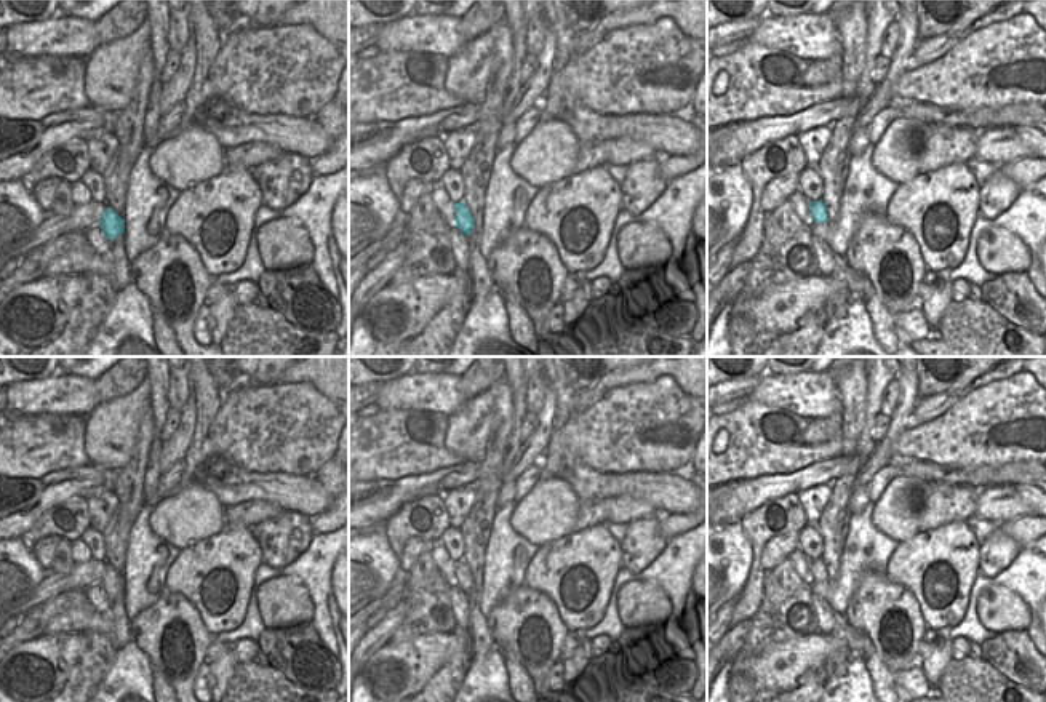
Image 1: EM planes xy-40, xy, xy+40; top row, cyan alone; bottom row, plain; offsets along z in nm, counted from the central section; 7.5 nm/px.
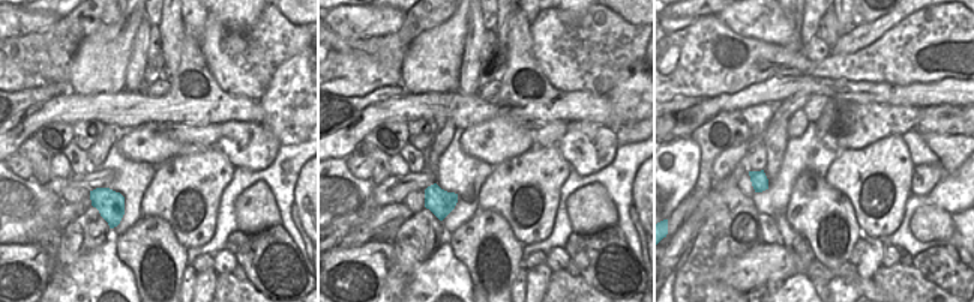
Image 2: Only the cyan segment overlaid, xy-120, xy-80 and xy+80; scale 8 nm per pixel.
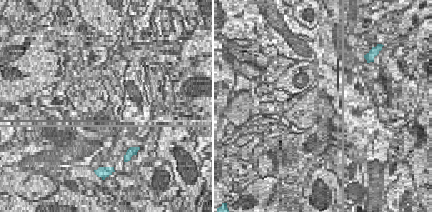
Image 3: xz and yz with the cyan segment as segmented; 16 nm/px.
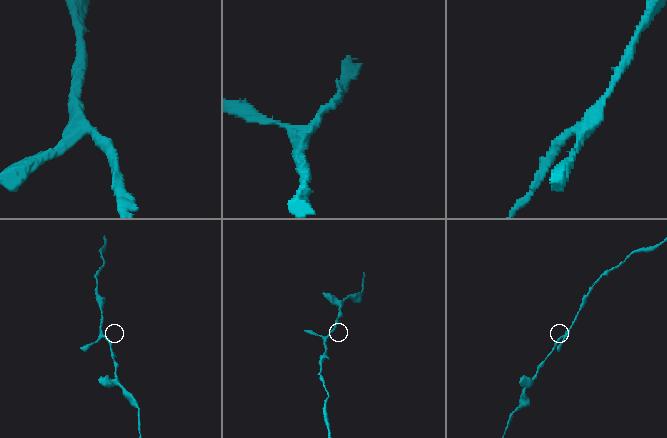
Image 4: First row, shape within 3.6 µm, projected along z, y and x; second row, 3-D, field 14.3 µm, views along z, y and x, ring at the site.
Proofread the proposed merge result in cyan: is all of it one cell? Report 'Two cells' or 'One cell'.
One cell

